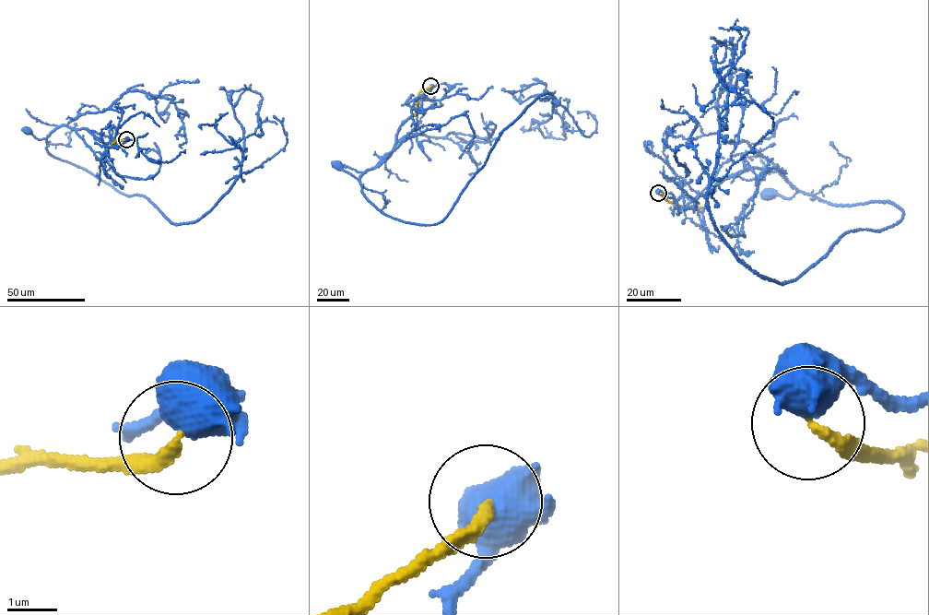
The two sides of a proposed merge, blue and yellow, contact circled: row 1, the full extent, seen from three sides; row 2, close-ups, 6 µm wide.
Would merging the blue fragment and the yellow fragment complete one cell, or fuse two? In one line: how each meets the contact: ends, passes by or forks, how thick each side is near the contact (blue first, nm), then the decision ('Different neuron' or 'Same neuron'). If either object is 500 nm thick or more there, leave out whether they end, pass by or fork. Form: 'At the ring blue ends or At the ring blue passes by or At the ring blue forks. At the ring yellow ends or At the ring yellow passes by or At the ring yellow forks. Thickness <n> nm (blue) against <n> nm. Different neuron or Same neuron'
Thickness 750 nm (blue) against 240 nm. Different neuron

